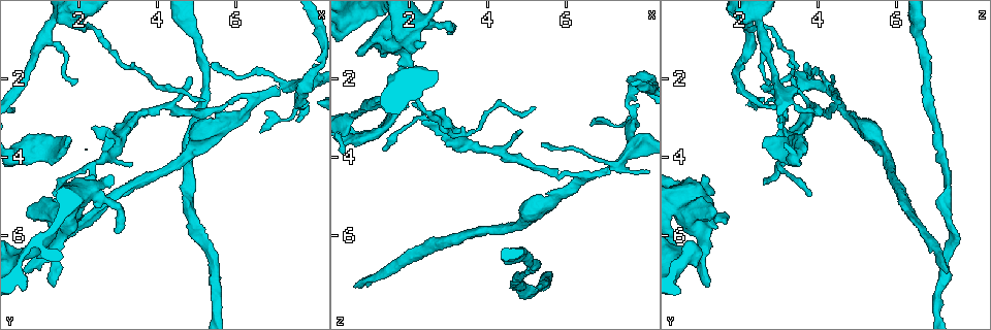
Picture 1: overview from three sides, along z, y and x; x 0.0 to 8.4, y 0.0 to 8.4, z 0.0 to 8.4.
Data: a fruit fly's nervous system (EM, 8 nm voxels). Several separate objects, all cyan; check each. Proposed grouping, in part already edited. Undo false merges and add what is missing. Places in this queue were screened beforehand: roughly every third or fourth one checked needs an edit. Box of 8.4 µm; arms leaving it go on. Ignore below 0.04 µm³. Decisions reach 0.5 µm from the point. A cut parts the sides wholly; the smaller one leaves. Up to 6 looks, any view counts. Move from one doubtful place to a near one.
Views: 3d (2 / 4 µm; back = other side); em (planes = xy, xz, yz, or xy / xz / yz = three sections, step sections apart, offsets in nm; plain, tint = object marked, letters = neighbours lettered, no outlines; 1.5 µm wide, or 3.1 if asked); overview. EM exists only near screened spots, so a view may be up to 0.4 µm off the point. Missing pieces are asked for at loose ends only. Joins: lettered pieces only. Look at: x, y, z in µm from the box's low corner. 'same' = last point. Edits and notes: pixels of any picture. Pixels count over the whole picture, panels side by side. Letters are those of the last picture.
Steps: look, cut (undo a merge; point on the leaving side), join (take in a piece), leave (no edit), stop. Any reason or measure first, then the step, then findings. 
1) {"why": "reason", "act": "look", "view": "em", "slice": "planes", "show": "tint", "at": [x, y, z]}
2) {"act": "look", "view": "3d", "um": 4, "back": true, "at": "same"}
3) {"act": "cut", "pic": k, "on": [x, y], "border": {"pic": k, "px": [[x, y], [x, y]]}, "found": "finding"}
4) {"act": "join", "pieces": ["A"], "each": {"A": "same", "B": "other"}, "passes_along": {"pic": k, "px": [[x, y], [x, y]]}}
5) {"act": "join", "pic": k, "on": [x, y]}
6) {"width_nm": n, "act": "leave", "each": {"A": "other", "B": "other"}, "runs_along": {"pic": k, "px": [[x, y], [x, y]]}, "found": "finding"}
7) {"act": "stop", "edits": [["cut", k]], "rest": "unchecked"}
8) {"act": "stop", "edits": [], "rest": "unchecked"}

{"why": "thin end", "act": "look", "view": "em", "slice": "planes", "show": "letters", "at": [0.60, 6.90, 7.30]}

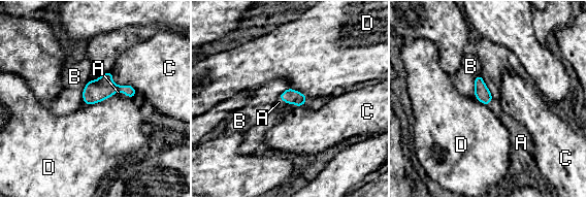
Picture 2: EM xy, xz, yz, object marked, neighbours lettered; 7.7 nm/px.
{"act": "join", "pieces": ["A"], "each": {"A": "same", "B": "other", "C": "other", "D": "other"}, "passes_along": {"pic": 2, "px": [[289, 96], [288, 103], [279, 102]]}, "found": "it goes on there"}

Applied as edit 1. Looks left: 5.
{"why": "redraw", "act": "look", "view": "overview"}

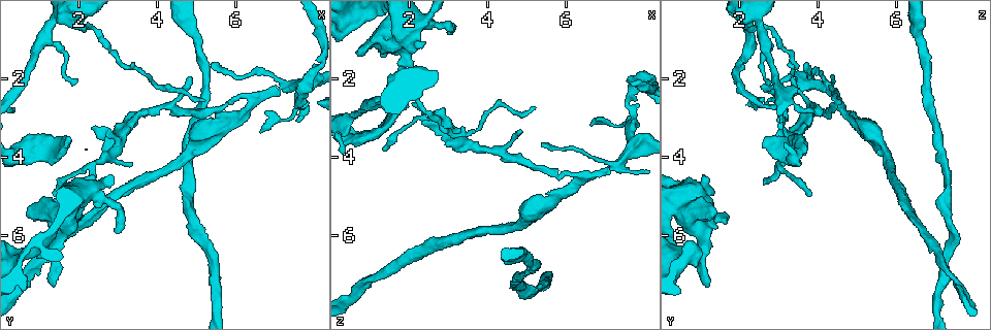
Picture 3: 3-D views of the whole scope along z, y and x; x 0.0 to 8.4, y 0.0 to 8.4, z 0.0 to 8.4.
{"why": "branch stops here", "act": "look", "view": "3d", "um": 2, "at": [1.40, 7.30, 1.25]}

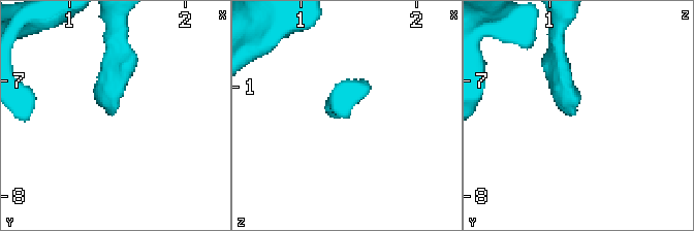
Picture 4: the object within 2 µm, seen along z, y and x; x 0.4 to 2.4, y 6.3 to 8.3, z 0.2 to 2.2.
{"act": "look", "view": "em", "slice": "yz", "step": 4, "show": "letters", "at": [1.38, 7.26, 1.22]}

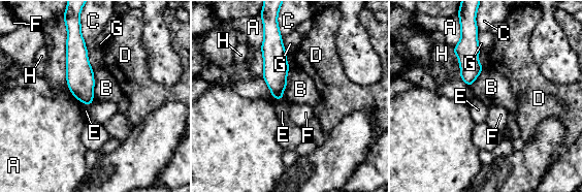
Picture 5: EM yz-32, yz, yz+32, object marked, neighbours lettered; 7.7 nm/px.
{"why": "another direction", "act": "look", "view": "em", "slice": "planes", "show": "letters", "at": "same"}

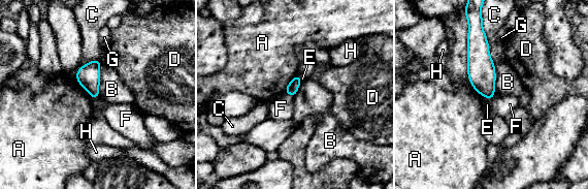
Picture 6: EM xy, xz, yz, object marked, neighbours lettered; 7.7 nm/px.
{"longest_contact_nm": ["A", 600], "act": "leave", "each": {"A": "other", "B": "other", "C": "other", "D": "other", "E": "other", "F": "other", "G": "other", "H": "other"}, "border": {"pic": 6, "px": [[102, 61], [100, 64], [98, 96]]}, "found": "no lettered piece goes on from it"}

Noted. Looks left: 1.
{"why": "tapers out", "act": "look", "view": "em", "slice": "planes", "show": "letters", "at": [3.35, 4.15, 3.40]}

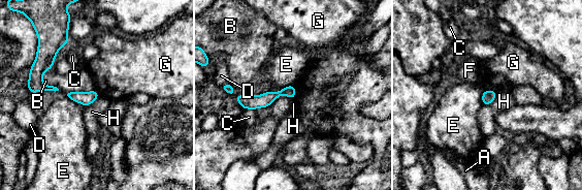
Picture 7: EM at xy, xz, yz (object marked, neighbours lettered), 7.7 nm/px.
{"width_nm": 90, "act": "leave", "each": {"A": "other", "B": "other", "C": "other", "D": "other", "E": "other", "F": "other", "G": "other", "H": "other"}, "found": "none of them fits"}

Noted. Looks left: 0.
{"act": "stop", "edits": [["join", 2]], "rest": "unchecked"}

